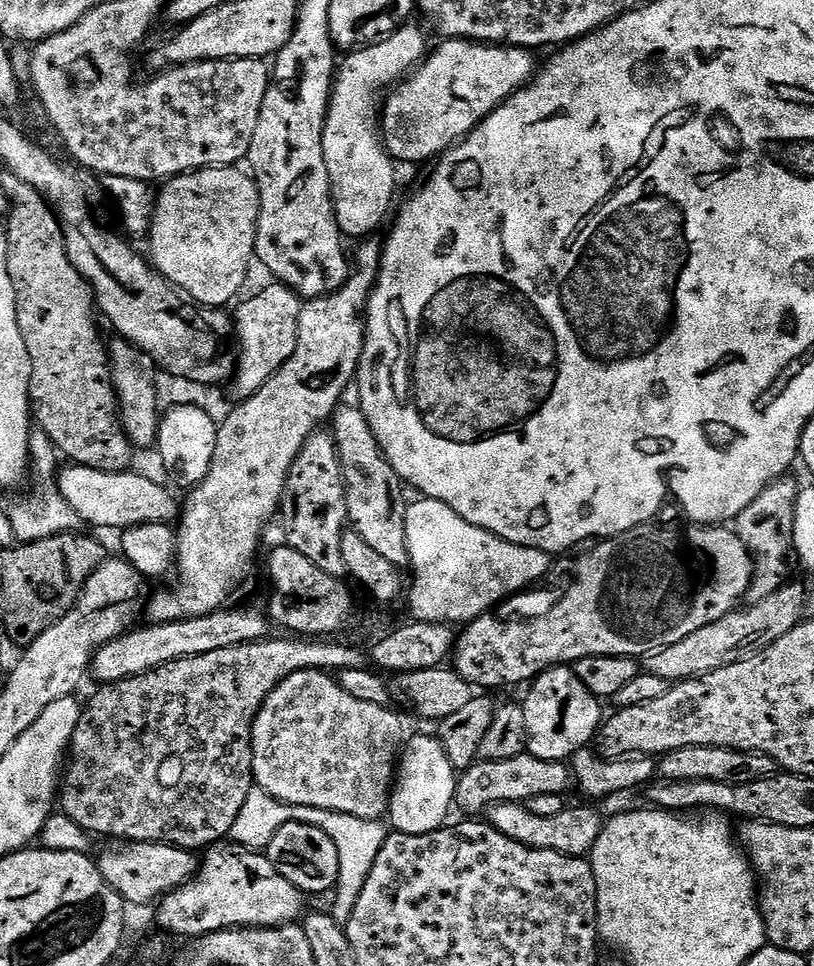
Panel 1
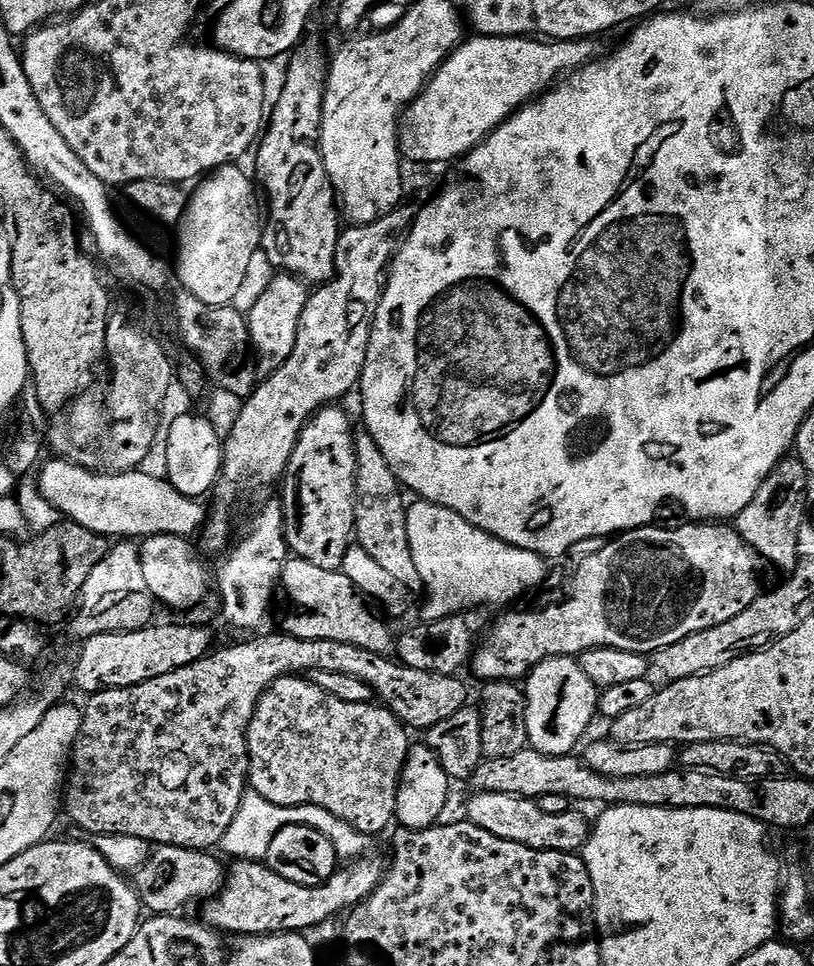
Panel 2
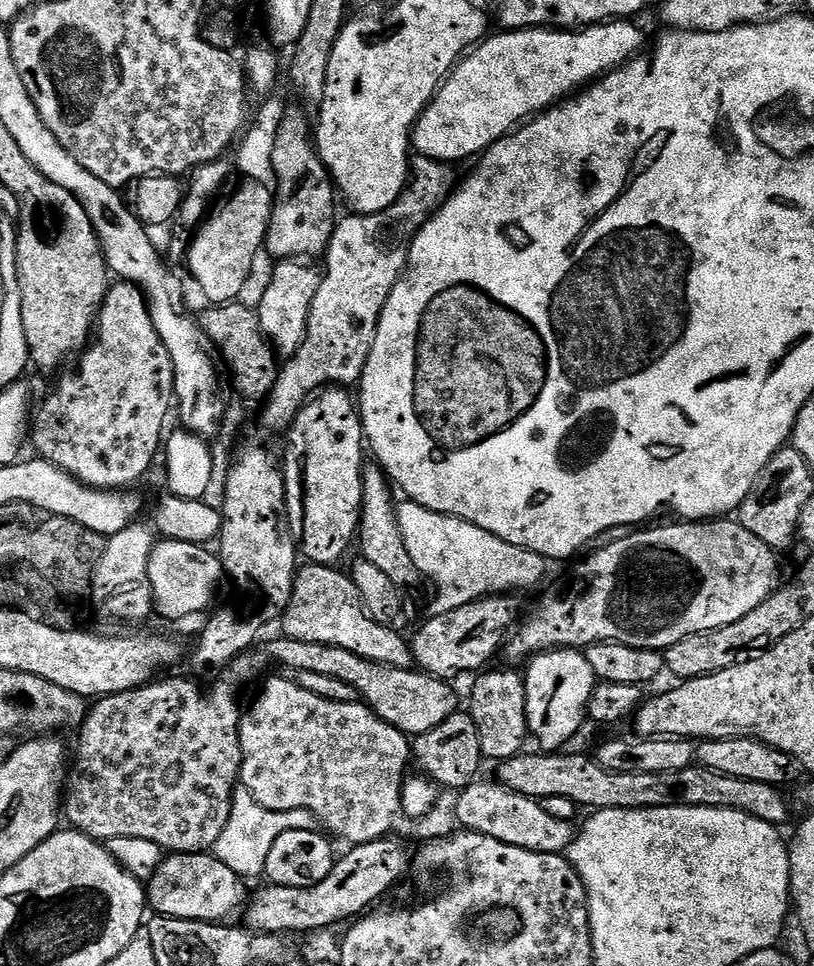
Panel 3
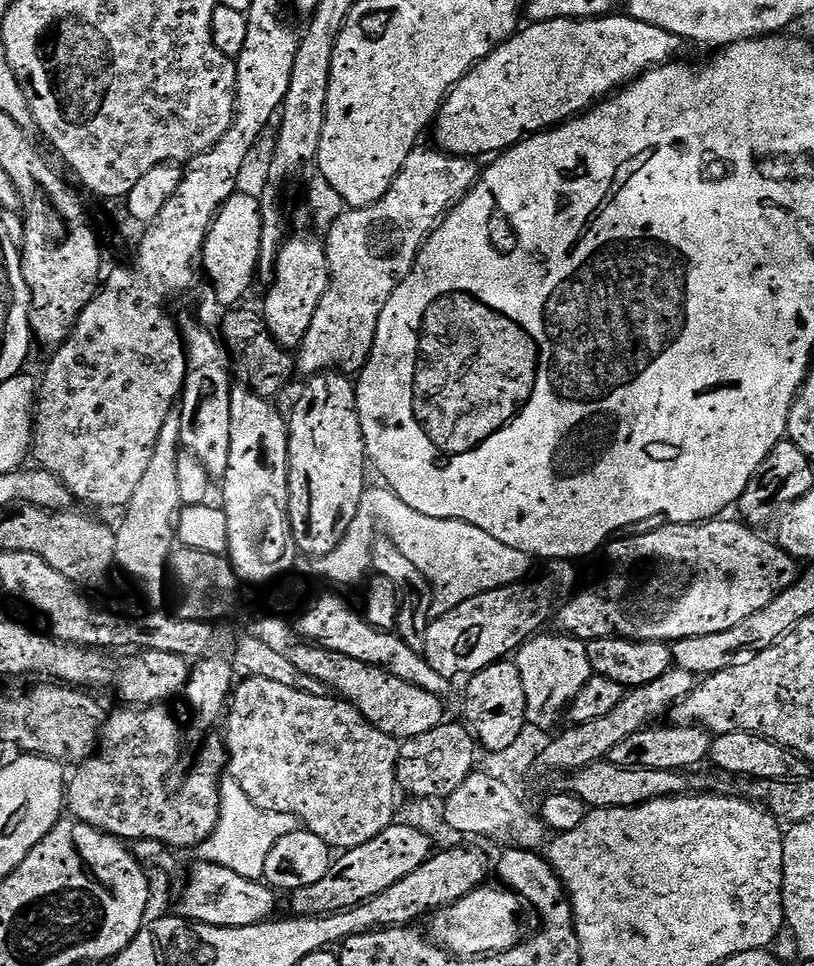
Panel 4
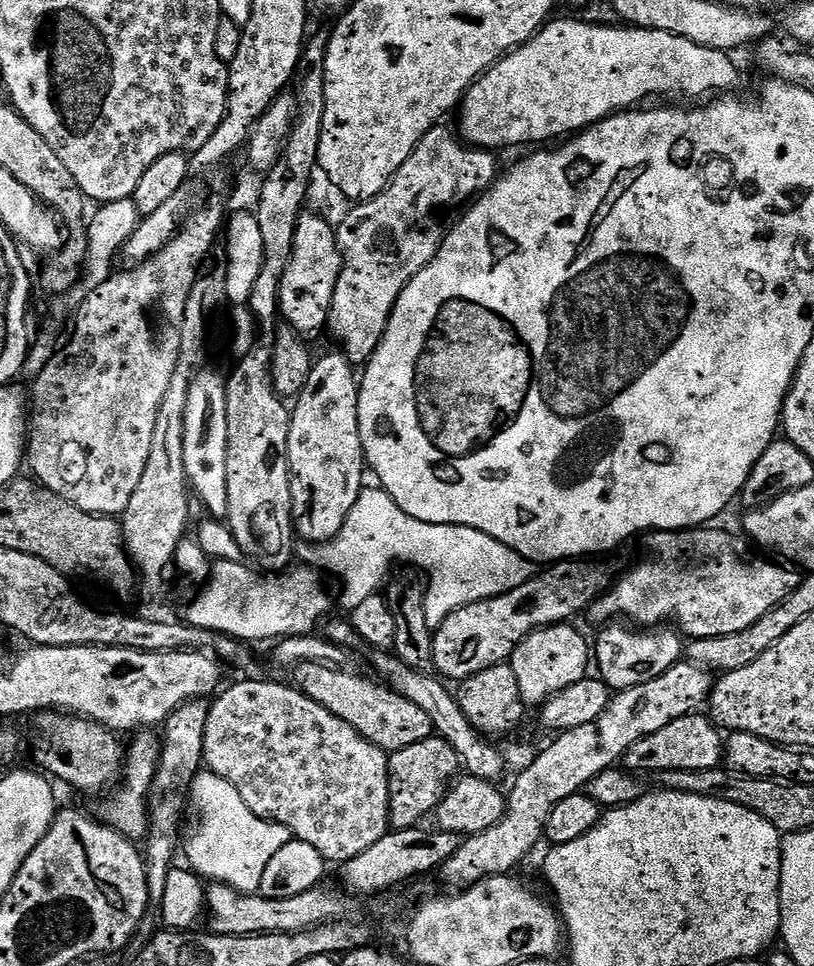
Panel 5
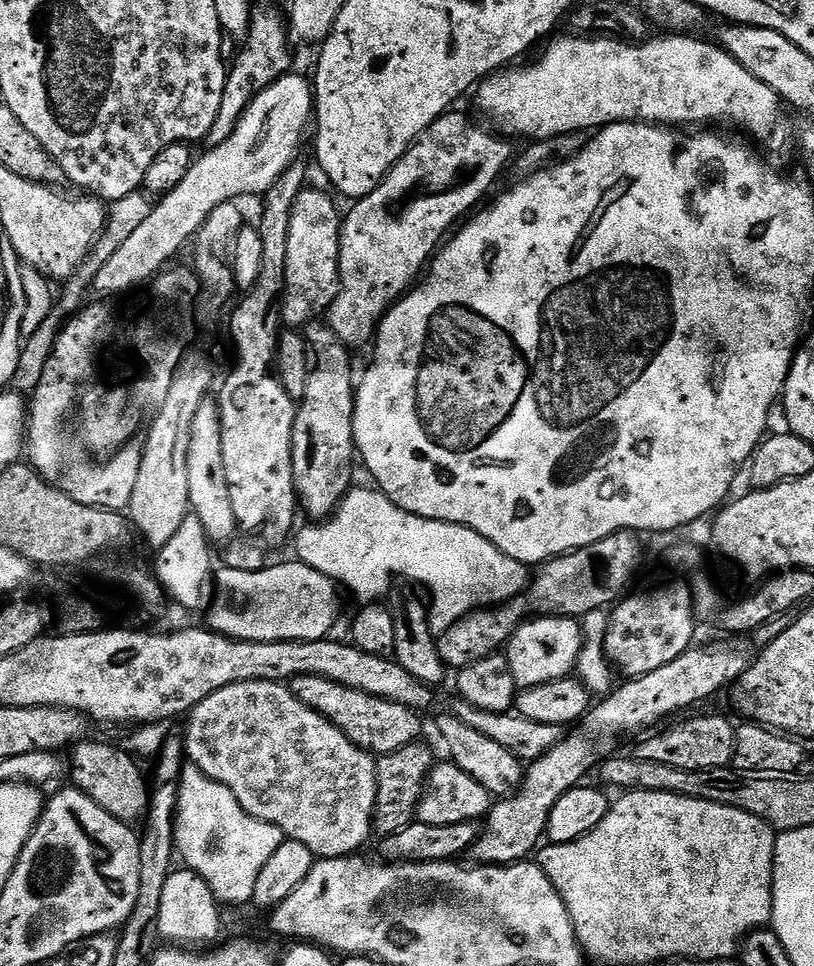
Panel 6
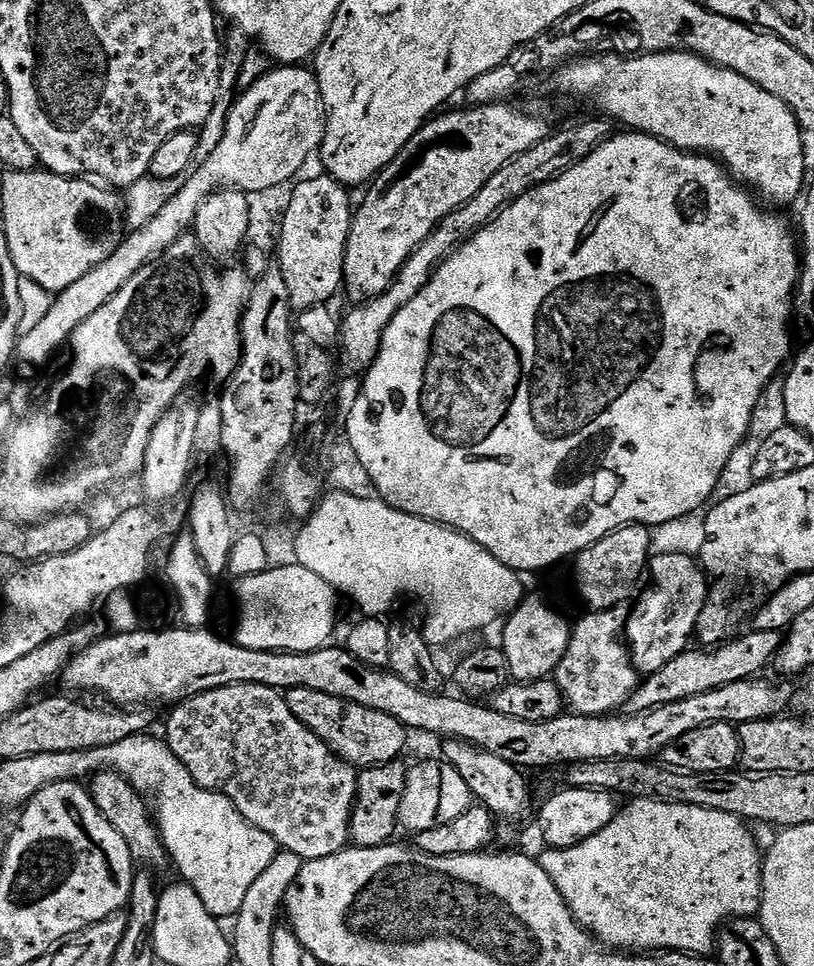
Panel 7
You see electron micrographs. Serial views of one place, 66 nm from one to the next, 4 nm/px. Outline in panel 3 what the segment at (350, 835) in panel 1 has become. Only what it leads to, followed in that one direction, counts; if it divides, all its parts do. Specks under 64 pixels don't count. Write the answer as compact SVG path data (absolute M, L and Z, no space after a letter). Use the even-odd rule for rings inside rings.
M237 787L232 795L232 809L230 810L230 822L226 822L226 830L222 830L222 838L218 838L214 854L230 870L234 870L242 878L248 876L264 876L266 858L270 854L270 846L282 838L290 830L313 830L317 827L316 817L302 810L290 810L289 812L275 812L266 810L244 787Z

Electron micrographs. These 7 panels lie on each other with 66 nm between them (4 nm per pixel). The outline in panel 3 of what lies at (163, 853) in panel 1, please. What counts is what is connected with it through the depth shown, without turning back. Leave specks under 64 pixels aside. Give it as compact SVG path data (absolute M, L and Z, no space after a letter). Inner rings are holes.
M177 852L175 854L169 855L167 858L164 858L161 864L157 868L157 872L153 874L150 883L146 888L146 900L150 905L151 911L152 908L157 917L169 916L175 920L207 920L209 922L224 922L227 921L227 916L232 916L236 911L243 909L246 904L246 892L244 896L244 884L245 881L242 877L239 876L234 870L230 870L230 866L226 866L226 862L222 862L216 857L215 854L209 854L208 852Z

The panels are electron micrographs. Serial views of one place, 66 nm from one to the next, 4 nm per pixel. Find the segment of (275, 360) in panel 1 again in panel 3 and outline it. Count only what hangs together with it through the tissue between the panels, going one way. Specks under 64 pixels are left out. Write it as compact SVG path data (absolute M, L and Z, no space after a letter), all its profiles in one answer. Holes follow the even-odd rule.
M300 258L279 261L272 272L272 281L265 286L264 293L260 296L260 325L268 337L268 343L280 358L293 356L306 338L310 306L314 306L314 294L318 294L322 279L321 269L311 268L308 264L311 263Z

